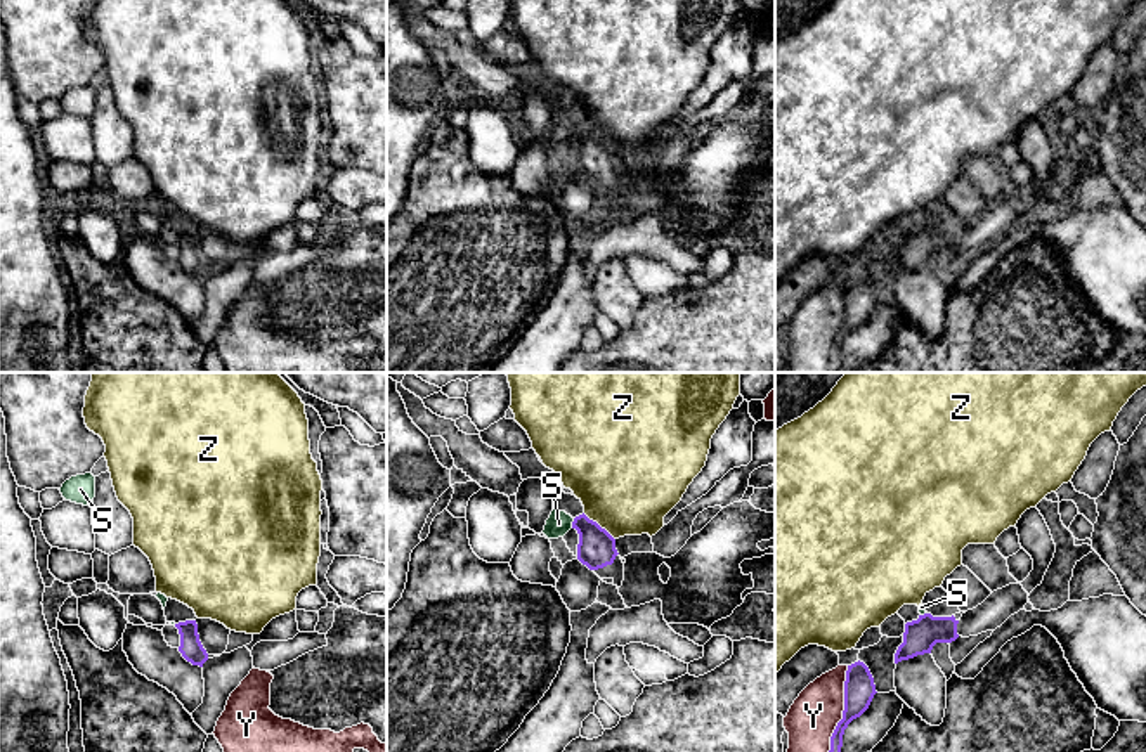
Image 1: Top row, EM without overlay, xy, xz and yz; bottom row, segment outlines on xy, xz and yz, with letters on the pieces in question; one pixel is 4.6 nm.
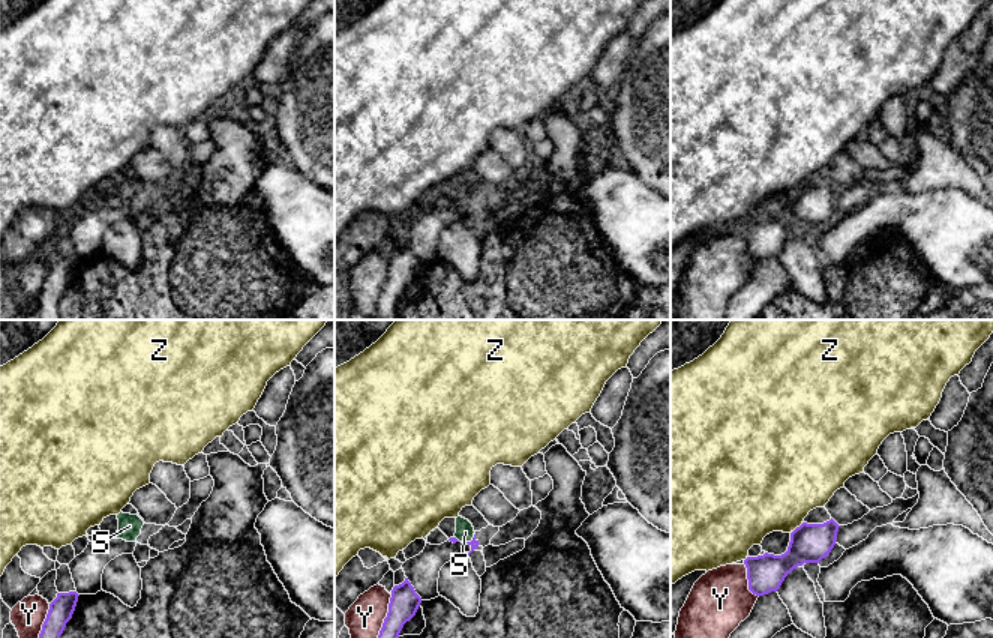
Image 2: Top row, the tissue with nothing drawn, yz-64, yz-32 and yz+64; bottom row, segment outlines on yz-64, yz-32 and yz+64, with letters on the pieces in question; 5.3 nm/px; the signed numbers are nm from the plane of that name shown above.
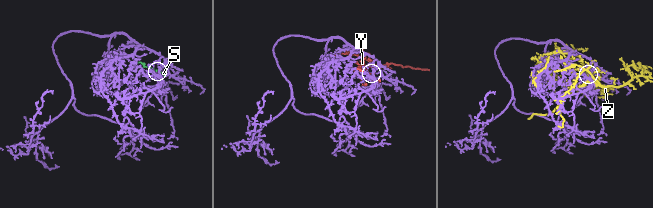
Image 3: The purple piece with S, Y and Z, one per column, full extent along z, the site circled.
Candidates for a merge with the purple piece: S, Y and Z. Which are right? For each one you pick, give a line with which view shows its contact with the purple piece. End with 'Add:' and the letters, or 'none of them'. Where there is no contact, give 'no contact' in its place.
Add: none of them

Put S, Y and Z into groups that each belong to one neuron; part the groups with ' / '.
S / Y / Z

